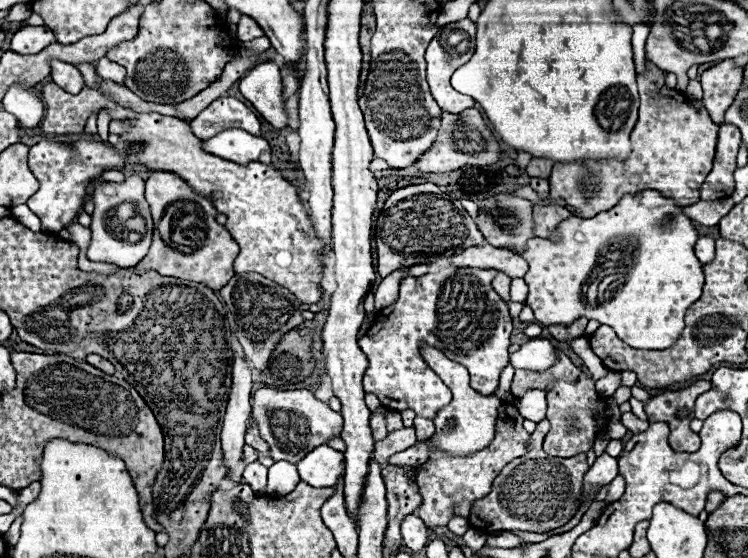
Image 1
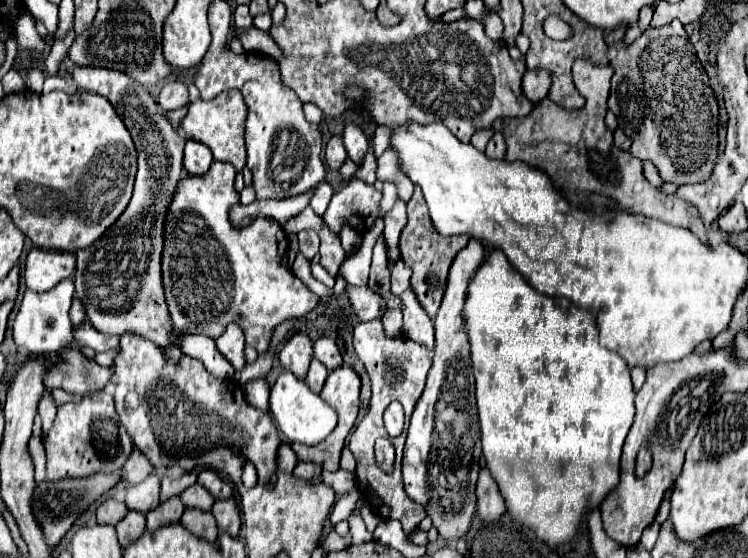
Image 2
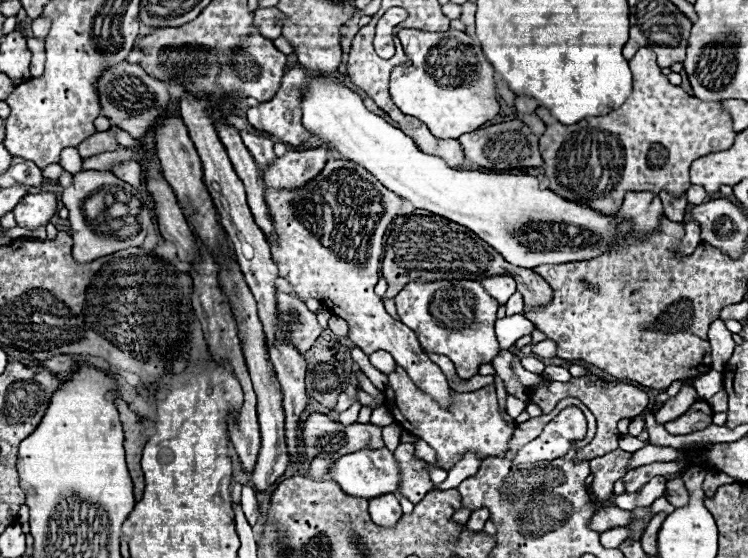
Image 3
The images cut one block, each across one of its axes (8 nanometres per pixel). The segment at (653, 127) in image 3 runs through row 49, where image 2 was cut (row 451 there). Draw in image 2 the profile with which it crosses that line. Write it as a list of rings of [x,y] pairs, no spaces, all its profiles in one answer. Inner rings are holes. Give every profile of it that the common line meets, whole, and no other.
[[[644,446],[640,452],[638,452],[638,460],[636,460],[636,474],[642,476],[652,464],[652,452],[648,450],[648,446]]]

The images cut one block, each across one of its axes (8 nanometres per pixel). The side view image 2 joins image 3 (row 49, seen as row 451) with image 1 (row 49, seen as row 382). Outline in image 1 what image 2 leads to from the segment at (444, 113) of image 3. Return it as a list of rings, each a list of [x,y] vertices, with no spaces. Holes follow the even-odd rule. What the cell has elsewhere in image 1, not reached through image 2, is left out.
[[[468,18],[460,20],[460,22],[454,22],[454,24],[448,24],[448,26],[442,26],[436,36],[432,38],[430,46],[426,48],[426,78],[428,78],[428,84],[430,84],[430,92],[434,96],[434,100],[438,102],[438,106],[444,110],[444,112],[450,112],[450,114],[460,114],[468,108],[472,108],[476,102],[464,94],[458,94],[452,86],[450,86],[450,76],[452,72],[456,72],[456,68],[460,68],[462,64],[466,64],[470,58],[472,58],[472,52],[474,52],[474,32],[476,32],[476,24],[470,22]]]

